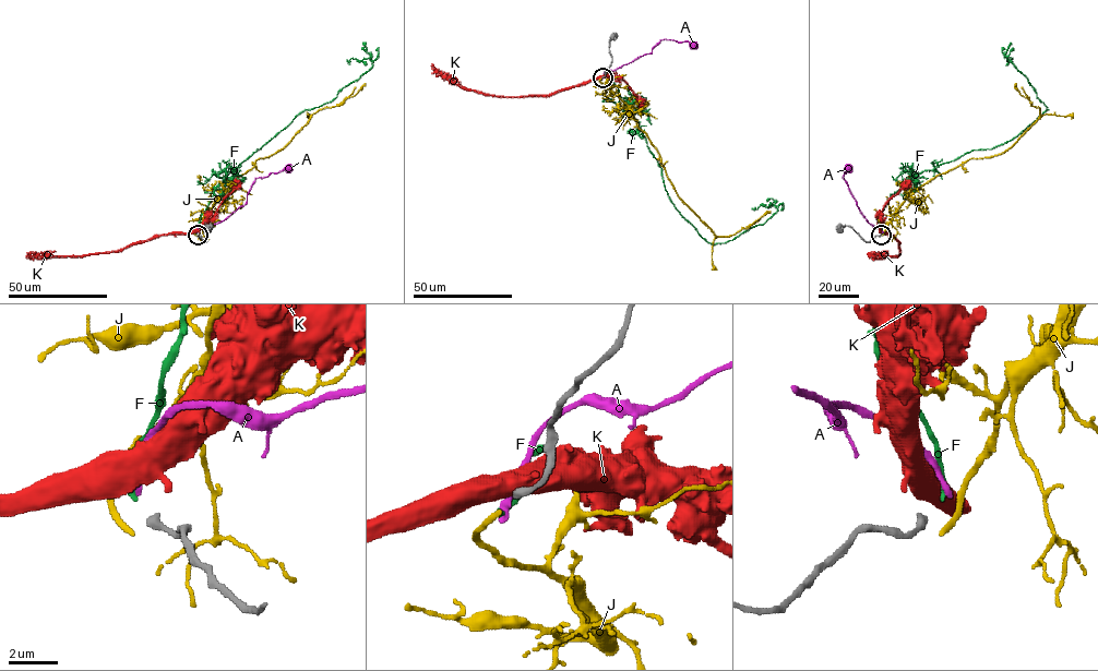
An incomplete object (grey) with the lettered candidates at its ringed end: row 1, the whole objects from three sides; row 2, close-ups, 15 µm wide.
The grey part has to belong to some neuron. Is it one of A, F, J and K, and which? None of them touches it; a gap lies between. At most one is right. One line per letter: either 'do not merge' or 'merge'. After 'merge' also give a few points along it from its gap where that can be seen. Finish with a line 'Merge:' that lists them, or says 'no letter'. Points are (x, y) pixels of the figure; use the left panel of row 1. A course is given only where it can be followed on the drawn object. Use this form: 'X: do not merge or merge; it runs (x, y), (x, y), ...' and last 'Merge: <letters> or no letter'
A: do not merge
F: merge; it runs (197, 234), (201, 214), (228, 175), (297, 115), (330, 103), (372, 66), (369, 58), (360, 61), (347, 59)
J: do not merge
K: do not merge
Merge: F

